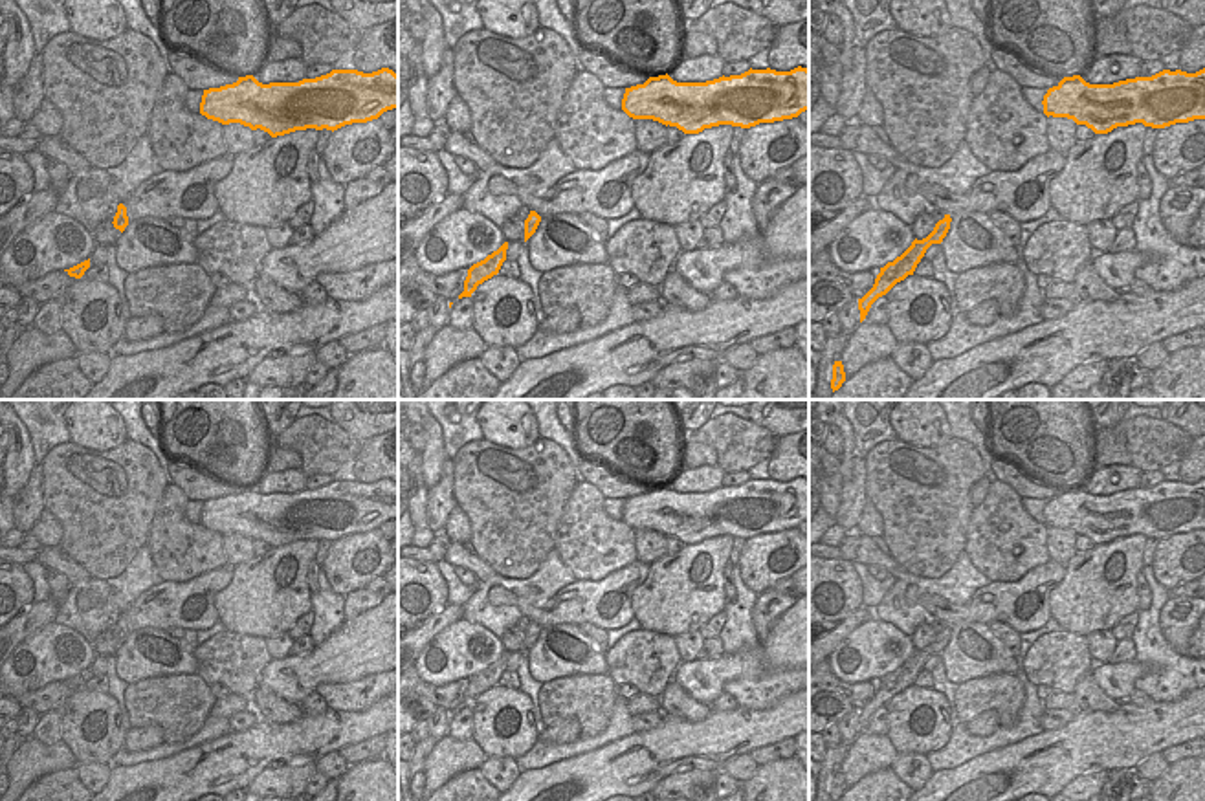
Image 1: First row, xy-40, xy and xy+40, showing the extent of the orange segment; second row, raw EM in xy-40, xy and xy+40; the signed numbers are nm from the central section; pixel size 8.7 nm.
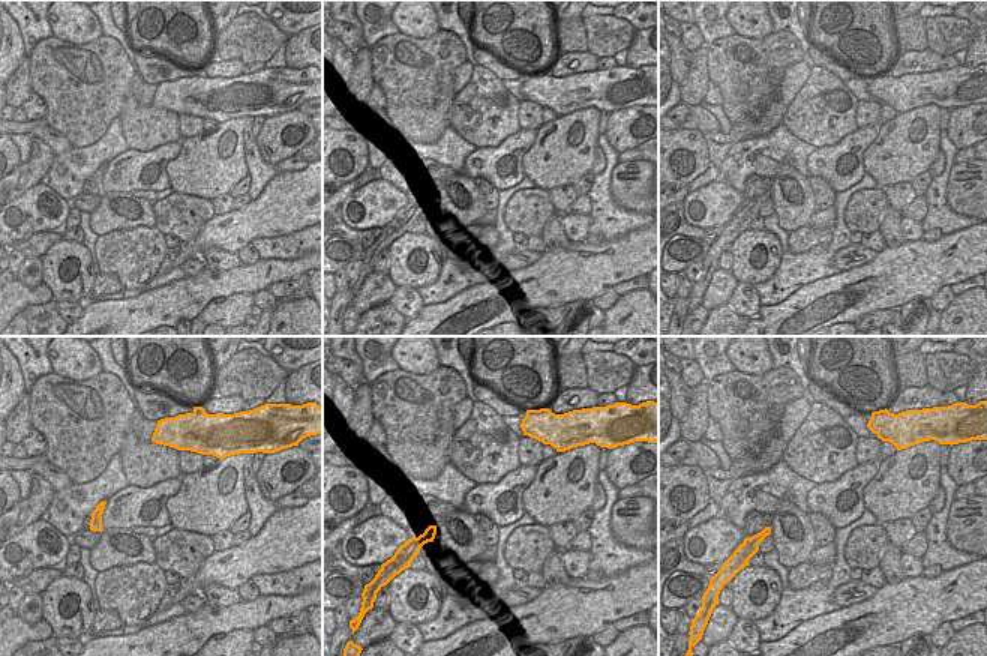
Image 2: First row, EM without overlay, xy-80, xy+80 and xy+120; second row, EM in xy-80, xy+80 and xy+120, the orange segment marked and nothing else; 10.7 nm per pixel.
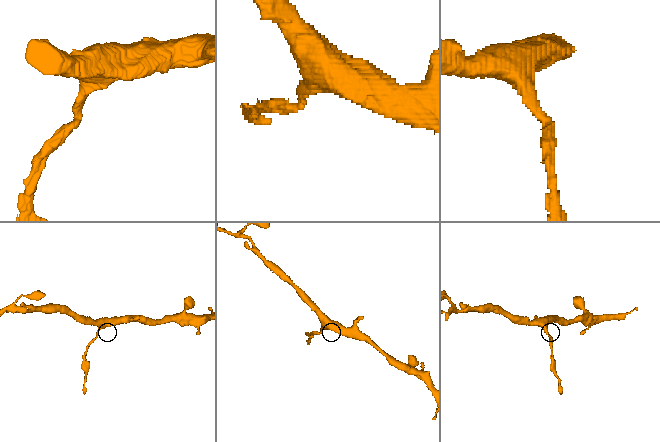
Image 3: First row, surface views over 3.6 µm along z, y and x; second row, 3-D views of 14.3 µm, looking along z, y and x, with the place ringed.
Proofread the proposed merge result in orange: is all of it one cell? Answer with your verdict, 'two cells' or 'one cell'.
two cells

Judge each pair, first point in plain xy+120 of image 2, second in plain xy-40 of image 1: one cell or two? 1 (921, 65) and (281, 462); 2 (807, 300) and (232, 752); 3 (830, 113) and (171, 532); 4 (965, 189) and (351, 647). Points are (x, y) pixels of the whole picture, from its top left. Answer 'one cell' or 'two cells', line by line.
1: two cells
2: one cell
3: one cell
4: two cells

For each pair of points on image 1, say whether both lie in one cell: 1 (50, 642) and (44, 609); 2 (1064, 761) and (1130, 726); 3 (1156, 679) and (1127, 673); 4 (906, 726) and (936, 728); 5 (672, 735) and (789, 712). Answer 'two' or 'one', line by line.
1: two
2: one
3: two
4: one
5: one

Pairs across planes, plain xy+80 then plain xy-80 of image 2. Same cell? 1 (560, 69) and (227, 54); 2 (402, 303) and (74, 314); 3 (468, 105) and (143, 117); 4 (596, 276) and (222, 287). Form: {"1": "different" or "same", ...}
{"1": "different", "2": "same", "3": "same", "4": "same"}

